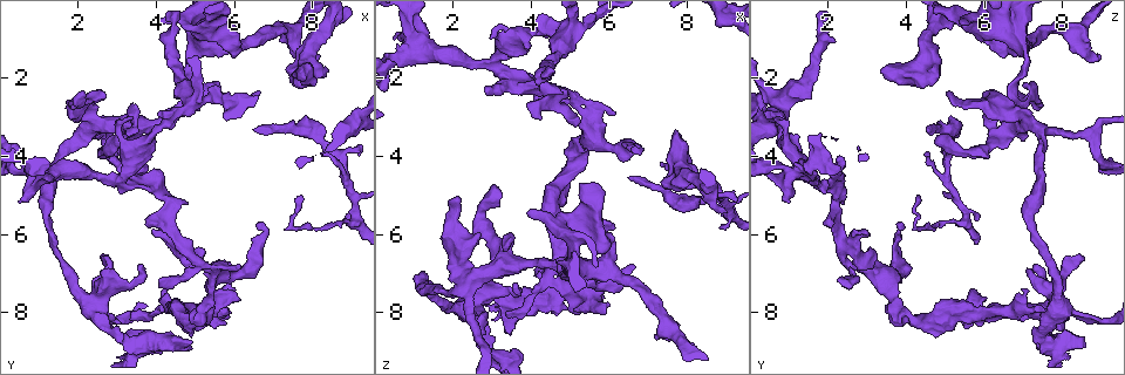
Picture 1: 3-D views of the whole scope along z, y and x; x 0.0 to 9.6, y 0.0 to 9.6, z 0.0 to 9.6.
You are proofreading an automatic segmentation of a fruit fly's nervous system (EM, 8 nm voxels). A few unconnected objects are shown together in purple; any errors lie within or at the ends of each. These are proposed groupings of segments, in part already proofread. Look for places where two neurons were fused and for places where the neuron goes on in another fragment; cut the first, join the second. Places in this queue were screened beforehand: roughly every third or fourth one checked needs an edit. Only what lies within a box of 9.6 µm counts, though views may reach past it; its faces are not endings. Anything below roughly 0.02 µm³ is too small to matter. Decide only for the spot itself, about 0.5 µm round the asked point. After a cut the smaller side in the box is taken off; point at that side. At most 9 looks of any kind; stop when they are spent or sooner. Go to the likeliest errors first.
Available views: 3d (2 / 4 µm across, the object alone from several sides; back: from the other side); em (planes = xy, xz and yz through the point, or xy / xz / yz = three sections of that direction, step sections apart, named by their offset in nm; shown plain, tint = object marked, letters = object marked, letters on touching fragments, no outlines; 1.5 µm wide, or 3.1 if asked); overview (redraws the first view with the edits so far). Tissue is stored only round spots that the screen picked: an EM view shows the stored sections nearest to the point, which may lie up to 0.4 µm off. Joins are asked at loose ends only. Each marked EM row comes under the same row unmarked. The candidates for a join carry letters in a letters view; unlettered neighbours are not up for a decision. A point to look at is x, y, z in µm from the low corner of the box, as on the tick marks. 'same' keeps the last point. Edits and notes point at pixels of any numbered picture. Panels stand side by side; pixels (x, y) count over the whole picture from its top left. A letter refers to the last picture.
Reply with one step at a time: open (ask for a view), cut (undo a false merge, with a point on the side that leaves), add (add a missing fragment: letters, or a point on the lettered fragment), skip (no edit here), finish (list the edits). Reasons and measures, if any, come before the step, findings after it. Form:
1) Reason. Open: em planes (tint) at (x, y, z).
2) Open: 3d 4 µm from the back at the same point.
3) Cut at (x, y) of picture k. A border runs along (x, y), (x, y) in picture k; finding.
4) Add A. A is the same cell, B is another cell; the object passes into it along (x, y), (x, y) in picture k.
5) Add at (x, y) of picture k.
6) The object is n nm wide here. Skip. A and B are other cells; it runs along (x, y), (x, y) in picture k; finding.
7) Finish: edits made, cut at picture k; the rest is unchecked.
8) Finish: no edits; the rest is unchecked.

Free end. Open: 3d 2 µm at (7.75, 1.80, 3.40).

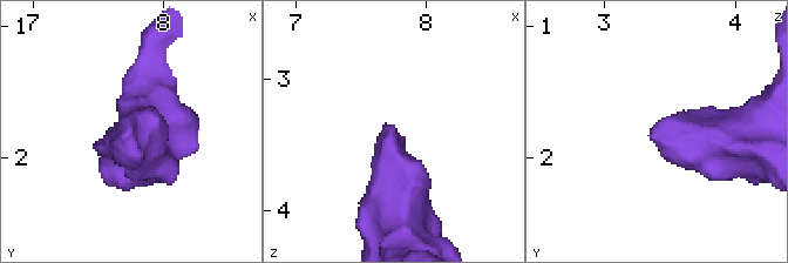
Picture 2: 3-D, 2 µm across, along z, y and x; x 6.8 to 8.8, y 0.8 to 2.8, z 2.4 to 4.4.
Shape alone is not enough. Open: em planes (letters) at (7.76, 1.74, 3.38).

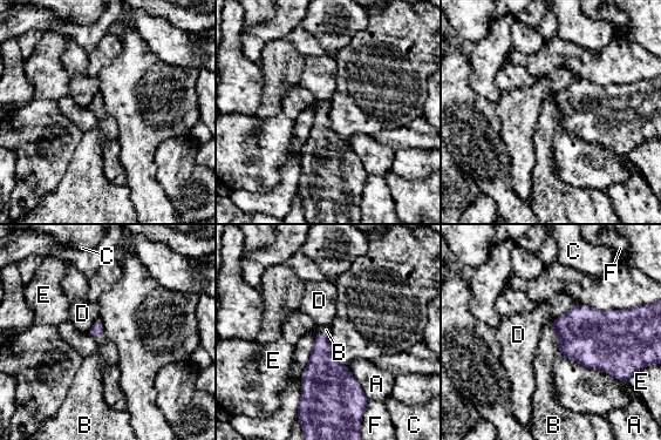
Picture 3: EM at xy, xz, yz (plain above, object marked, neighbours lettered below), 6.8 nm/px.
Add B. B is the same cell, A, C, D, E and F are other cells; it goes on there.

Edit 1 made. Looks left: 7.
Open: overview.

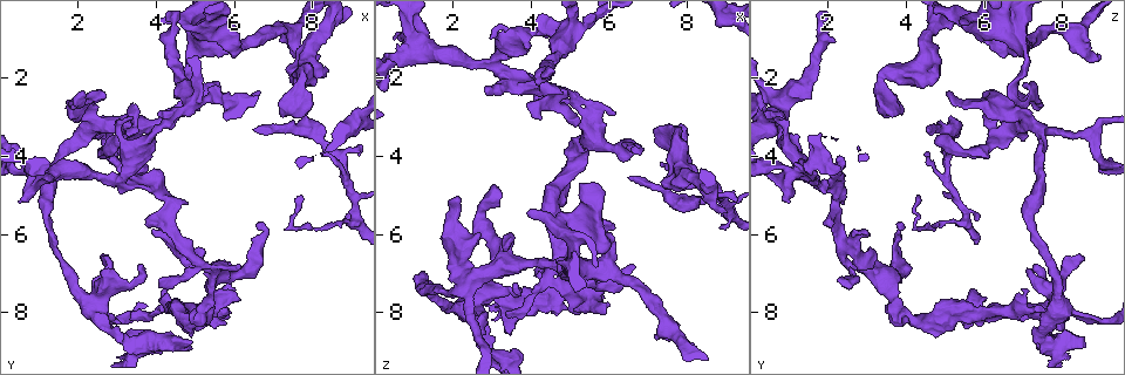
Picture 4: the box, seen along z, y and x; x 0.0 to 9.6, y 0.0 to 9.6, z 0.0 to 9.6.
Open: em yz step 4 (letters) at (5.95, 7.25, 8.00).

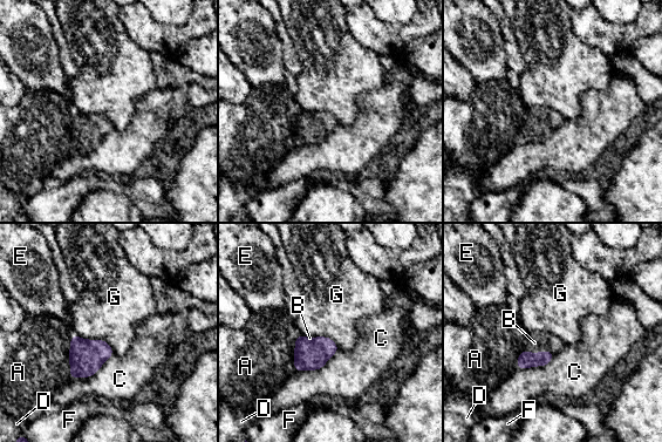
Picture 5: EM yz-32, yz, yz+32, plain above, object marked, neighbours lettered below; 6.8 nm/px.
Cut it another way. Open: em planes (letters) at the same point.

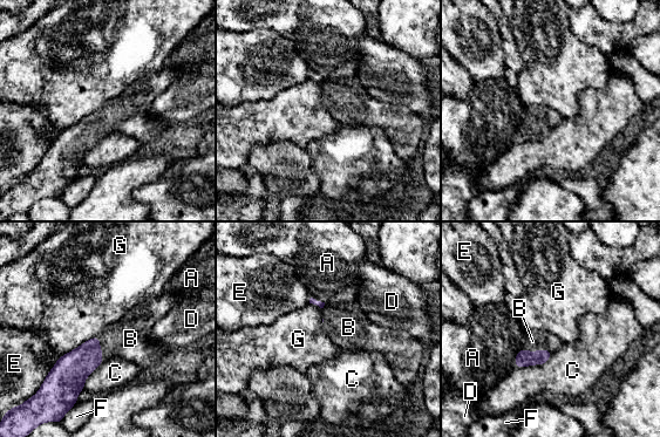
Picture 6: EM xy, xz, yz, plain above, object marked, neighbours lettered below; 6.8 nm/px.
The longest contact is with G, 380 nm. Add B. B is the same cell, A, C, D, E, F and G are other cells; the object passes into it along (524, 357), (536, 352), (532, 341) in picture 6; the neuron continues.

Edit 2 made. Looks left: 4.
See it whole again. Open: overview.

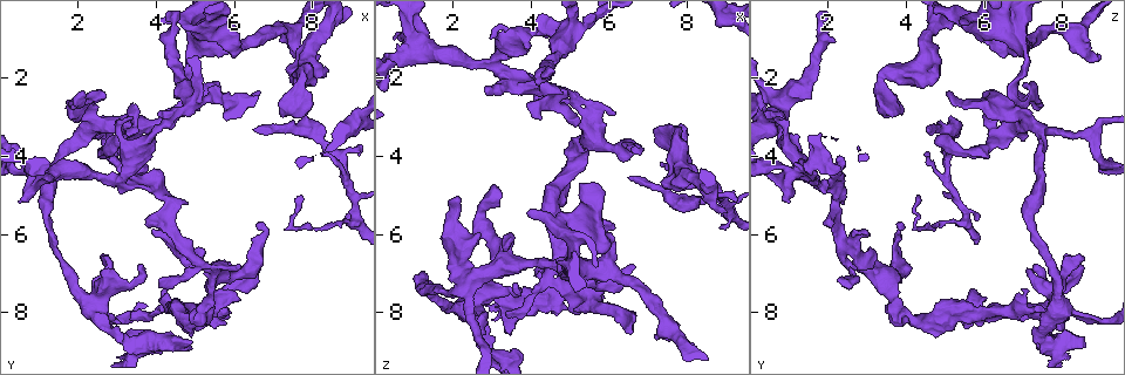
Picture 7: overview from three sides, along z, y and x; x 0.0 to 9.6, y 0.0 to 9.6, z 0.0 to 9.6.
Tapers out. Open: em planes (letters) at (8.25, 3.90, 4.55).

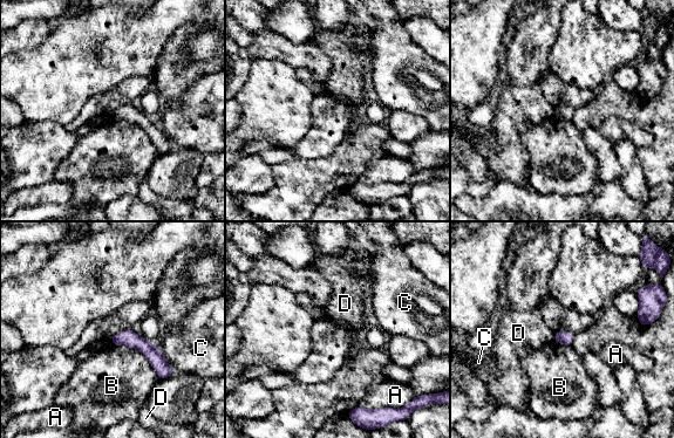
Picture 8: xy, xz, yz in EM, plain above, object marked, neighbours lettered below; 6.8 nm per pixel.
Skip. A, B, C and D are other cells; a border runs along (108, 342), (136, 348), (160, 378) in picture 8; no lettered fragment goes on from it.

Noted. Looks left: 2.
Finish: edits made, add at picture 3, add at picture 6; the rest is unchecked.

